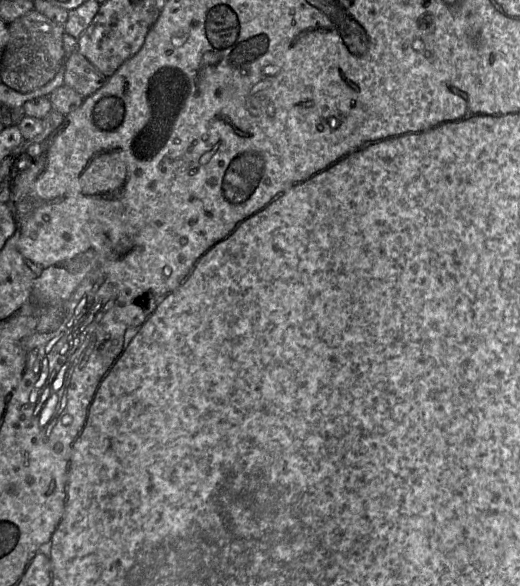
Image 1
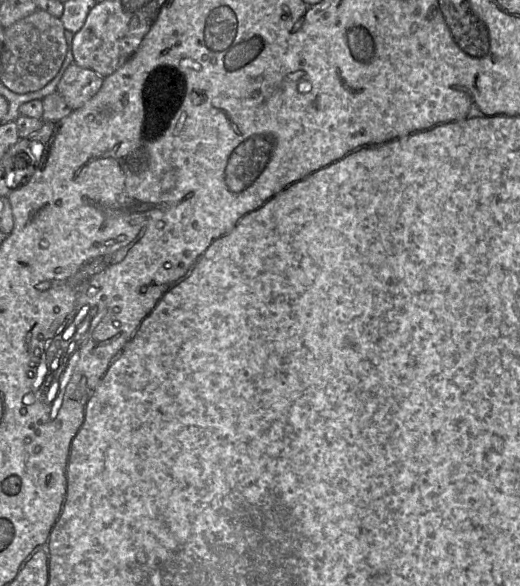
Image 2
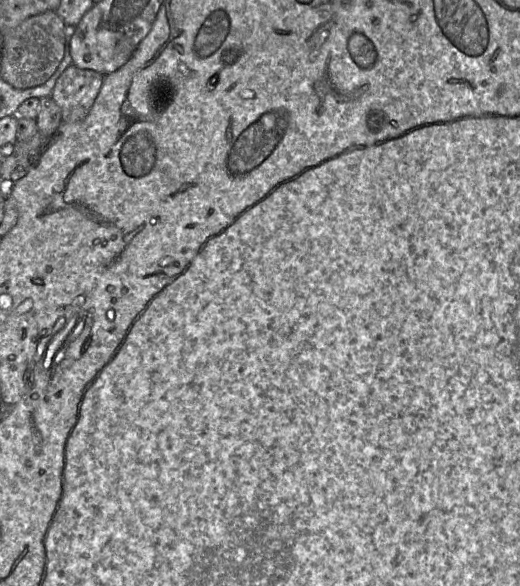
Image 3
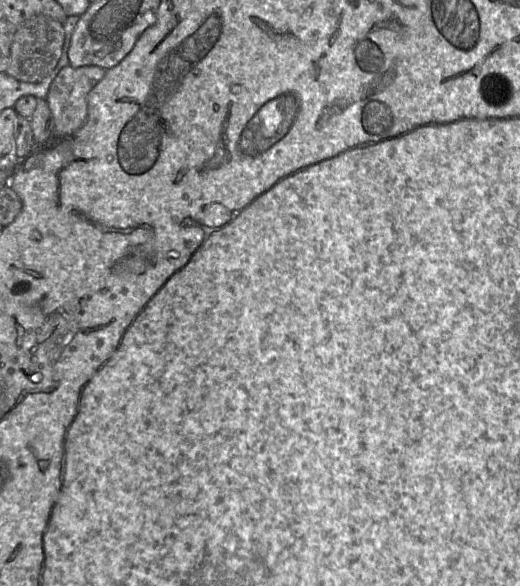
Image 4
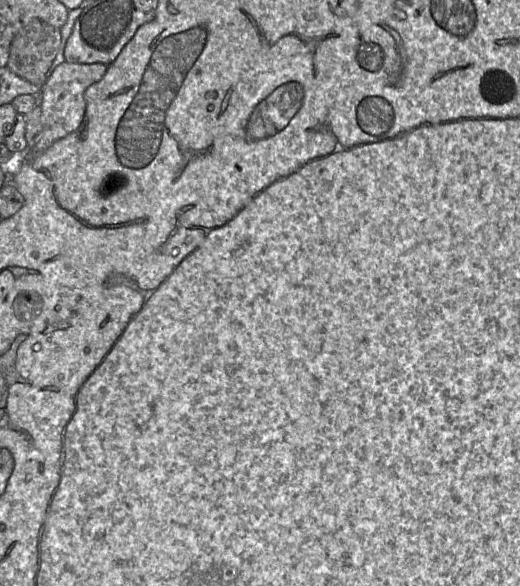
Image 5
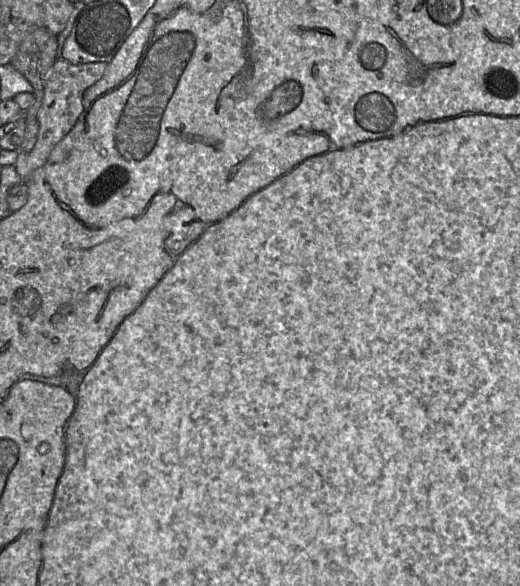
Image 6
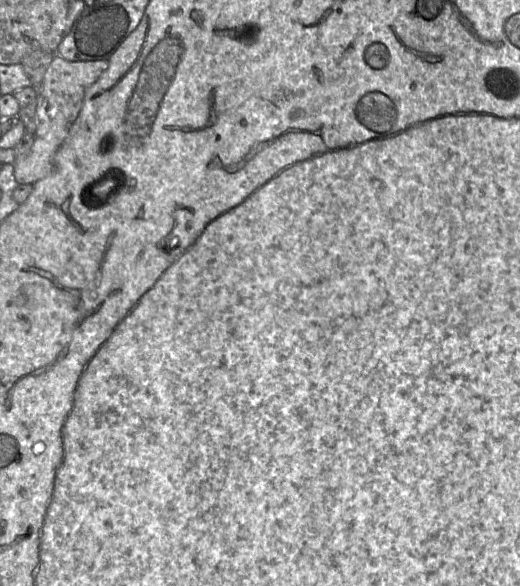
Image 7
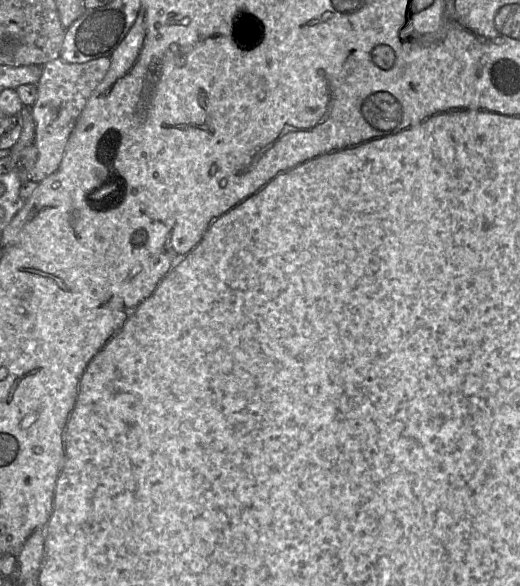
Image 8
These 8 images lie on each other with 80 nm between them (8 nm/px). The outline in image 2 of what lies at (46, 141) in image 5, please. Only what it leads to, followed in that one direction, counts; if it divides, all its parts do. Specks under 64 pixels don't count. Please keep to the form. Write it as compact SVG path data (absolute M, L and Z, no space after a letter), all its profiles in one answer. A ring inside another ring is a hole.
M73 62L64 72L56 91L74 111L97 94L103 81L104 78L93 70L82 68Z

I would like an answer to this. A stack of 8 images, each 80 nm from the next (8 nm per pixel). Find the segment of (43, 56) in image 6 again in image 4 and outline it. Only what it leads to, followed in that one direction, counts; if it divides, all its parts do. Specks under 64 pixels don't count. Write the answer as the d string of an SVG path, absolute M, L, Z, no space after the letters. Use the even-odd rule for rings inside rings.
M45 15L25 21L15 32L10 47L10 62L5 71L22 82L39 83L56 67L65 40L64 24Z

